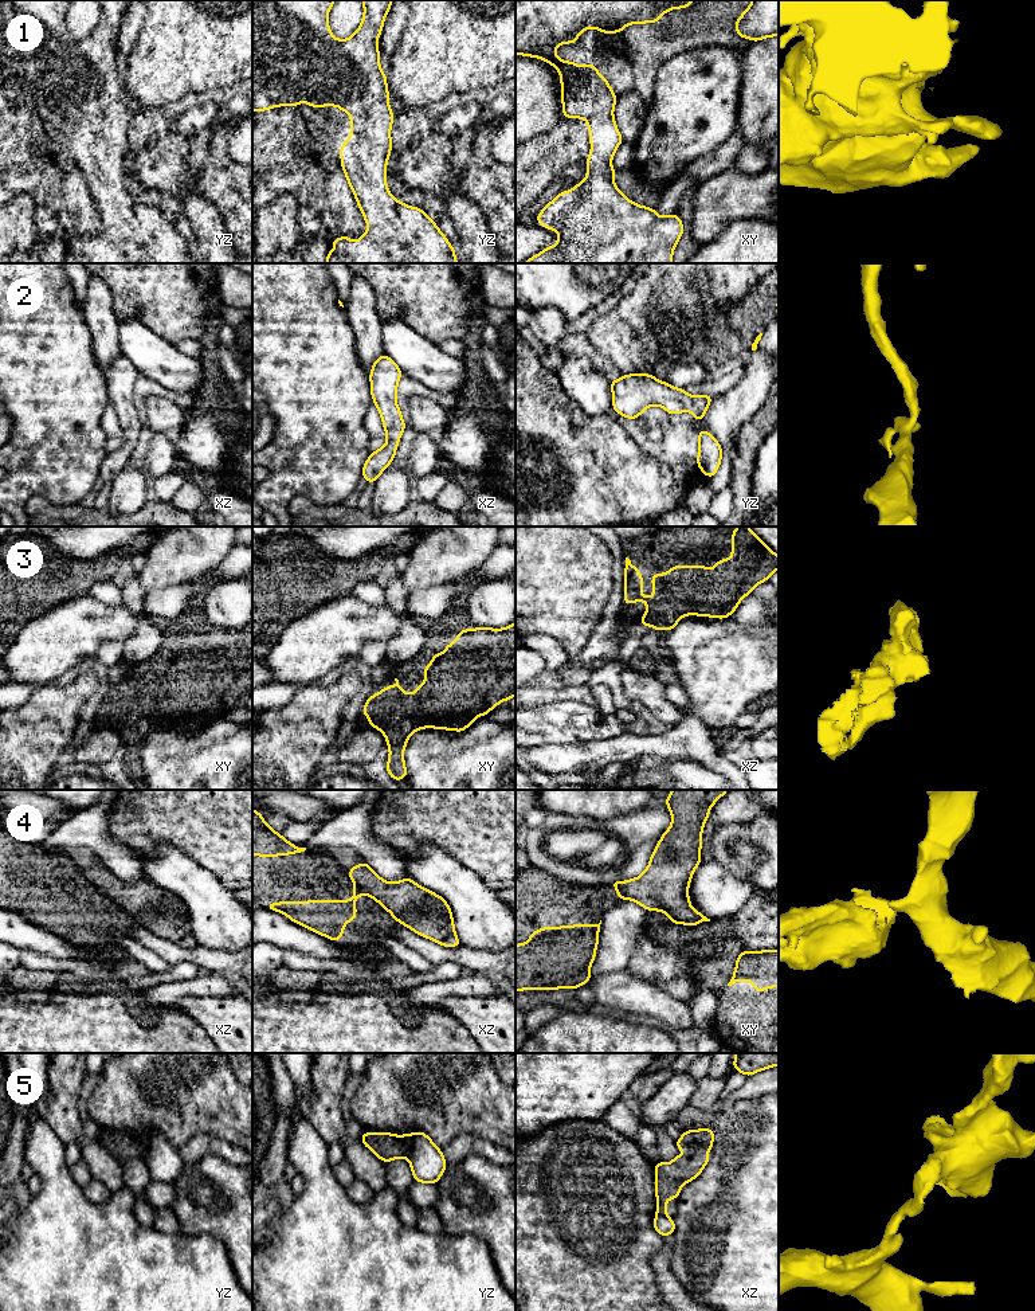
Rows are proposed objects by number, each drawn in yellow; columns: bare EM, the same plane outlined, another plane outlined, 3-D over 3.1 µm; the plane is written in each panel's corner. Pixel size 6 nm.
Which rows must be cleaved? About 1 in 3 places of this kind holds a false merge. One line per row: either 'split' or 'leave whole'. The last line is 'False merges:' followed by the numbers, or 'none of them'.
1: leave whole
2: leave whole
3: leave whole
4: split
5: split
False merges: 4, 5

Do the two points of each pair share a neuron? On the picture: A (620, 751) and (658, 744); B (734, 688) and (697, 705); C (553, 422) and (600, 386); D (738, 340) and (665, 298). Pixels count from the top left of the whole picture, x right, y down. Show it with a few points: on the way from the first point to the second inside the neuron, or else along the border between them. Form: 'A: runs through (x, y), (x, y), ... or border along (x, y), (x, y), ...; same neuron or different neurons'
A: runs through (630, 747), (649, 744); same neuron
B: runs through (725, 688), (706, 703); same neuron
C: border along (559, 378), (564, 392), (585, 413), (607, 415); different neurons
D: border along (734, 304), (724, 308), (714, 316), (704, 335); different neurons

